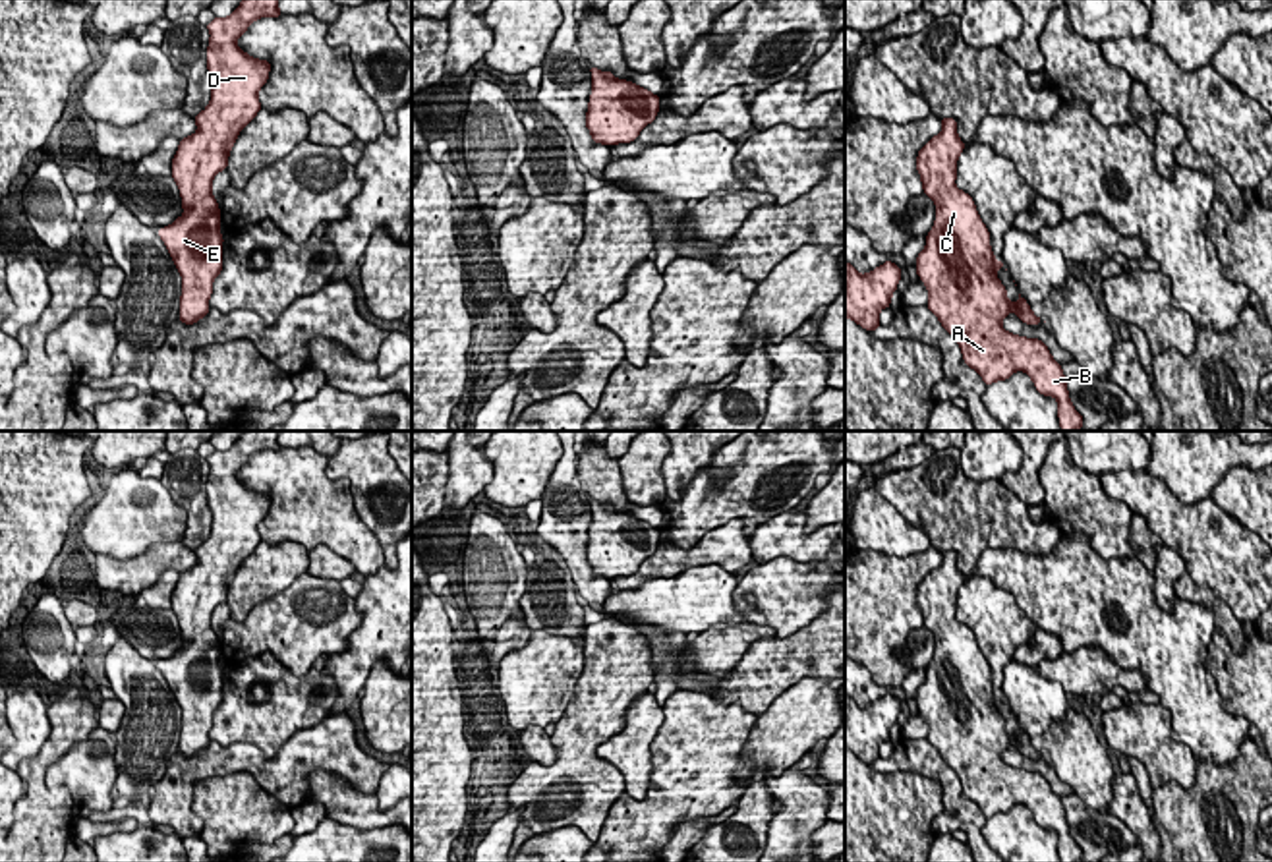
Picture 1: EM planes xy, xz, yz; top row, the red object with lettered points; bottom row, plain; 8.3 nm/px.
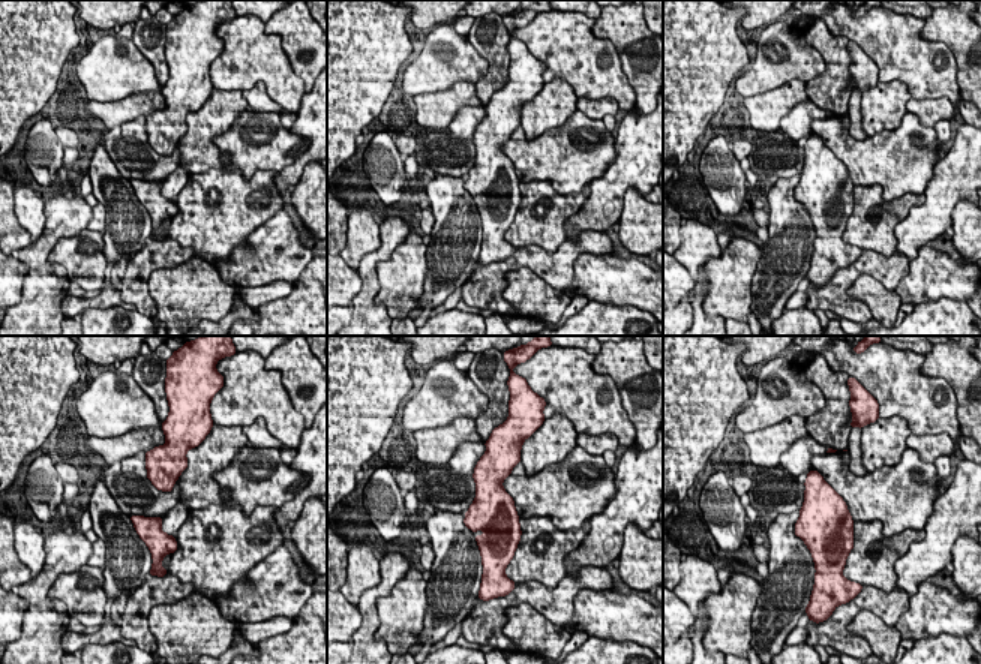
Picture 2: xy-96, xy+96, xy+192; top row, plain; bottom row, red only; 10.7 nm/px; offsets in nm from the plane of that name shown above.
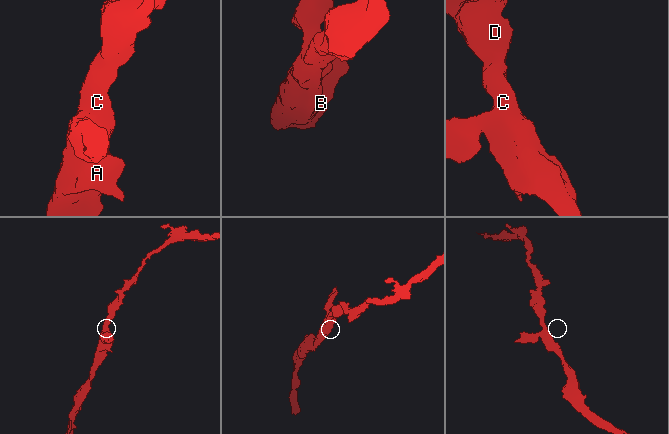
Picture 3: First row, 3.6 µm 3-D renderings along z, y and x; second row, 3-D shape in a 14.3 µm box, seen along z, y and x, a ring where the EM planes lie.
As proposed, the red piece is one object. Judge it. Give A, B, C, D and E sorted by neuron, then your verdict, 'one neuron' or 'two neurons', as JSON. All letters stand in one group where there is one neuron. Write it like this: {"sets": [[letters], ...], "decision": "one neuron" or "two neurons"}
{"sets": [["A", "B", "C", "D", "E"]], "decision": "one neuron"}

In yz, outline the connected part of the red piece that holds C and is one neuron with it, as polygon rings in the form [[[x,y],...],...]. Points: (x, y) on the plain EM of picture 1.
[[[941,551],[941,564],[916,589],[922,622],[936,636],[936,655],[926,680],[916,690],[916,707],[928,721],[928,742],[957,773],[965,796],[984,818],[1025,804],[1036,823],[1057,833],[1061,862],[1081,862],[1083,848],[1069,831],[1061,796],[1038,771],[1011,767],[1001,754],[1015,744],[1026,758],[1040,758],[1019,727],[1013,736],[996,709],[1005,702],[990,680],[990,665],[972,630],[955,618],[957,591],[967,580],[957,568],[955,551]]]

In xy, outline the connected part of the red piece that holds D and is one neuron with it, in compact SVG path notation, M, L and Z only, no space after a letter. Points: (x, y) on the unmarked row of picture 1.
M244 431L228 450L207 456L207 503L211 535L195 549L197 564L180 572L172 591L184 647L159 665L182 707L180 754L193 758L209 746L213 713L222 704L220 642L213 630L213 611L226 603L230 582L240 564L261 543L259 522L271 497L246 487L236 474L249 456L278 450L280 431Z

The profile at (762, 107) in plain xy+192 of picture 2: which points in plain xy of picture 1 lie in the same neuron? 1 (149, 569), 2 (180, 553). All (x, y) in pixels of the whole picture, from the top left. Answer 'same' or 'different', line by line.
1: same
2: same

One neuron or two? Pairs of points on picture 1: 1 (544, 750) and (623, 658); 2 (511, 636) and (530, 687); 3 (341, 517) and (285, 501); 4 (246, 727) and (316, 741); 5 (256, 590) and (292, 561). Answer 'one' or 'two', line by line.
1: two
2: two
3: one
4: two
5: one

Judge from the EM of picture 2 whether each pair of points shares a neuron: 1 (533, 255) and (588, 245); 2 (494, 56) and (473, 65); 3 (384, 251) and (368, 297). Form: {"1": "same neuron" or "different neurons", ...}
{"1": "same neuron", "2": "different neurons", "3": "same neuron"}

